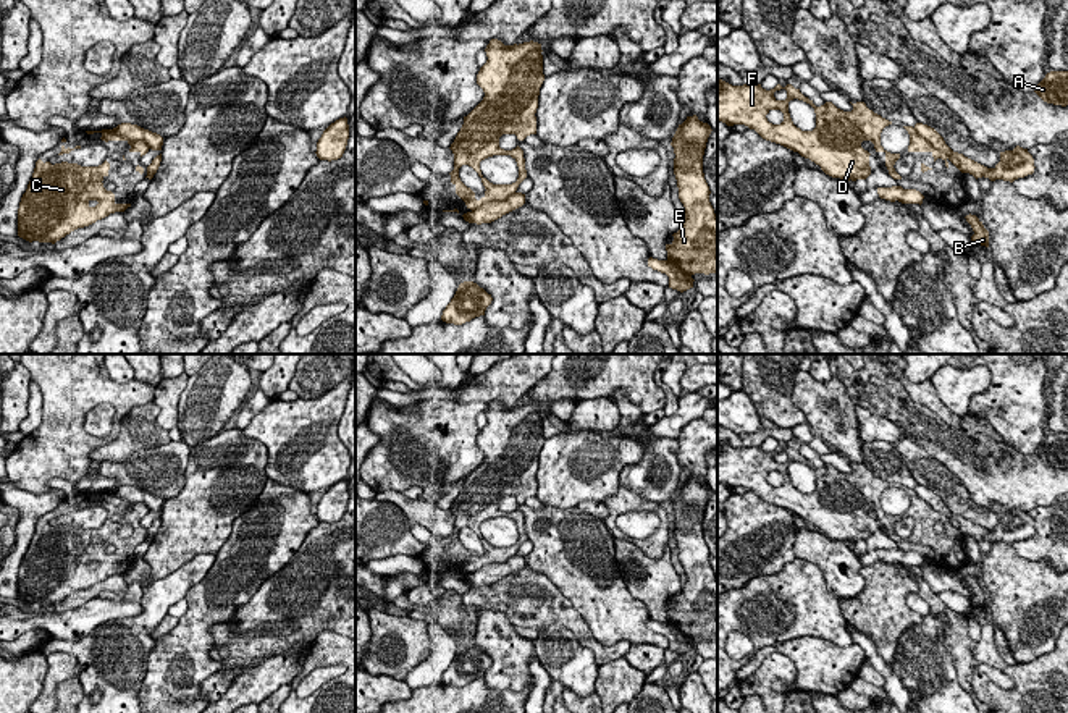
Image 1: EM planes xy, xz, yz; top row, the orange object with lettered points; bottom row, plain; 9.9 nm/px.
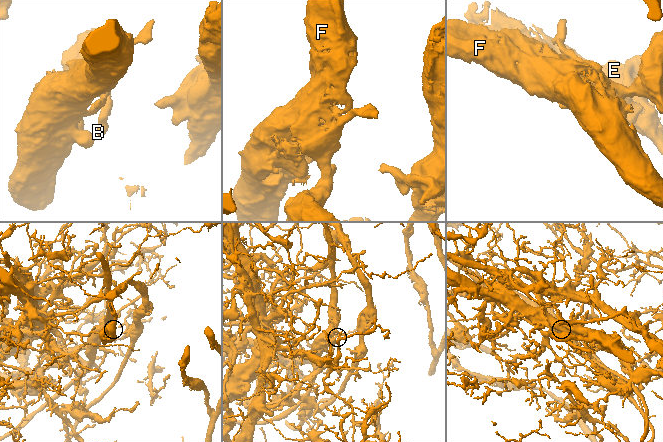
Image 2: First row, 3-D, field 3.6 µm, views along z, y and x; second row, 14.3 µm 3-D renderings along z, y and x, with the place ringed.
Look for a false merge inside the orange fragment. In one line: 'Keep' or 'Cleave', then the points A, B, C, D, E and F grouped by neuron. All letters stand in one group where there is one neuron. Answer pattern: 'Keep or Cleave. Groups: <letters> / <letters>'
Cleave. Groups: A B / C D E F

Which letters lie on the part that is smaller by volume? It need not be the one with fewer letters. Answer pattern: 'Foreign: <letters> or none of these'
Foreign: C, D, E, F

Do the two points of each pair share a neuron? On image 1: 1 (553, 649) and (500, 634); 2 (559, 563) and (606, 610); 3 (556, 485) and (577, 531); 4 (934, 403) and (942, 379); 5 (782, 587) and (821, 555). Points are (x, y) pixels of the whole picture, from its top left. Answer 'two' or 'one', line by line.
1: two
2: one
3: two
4: two
5: two

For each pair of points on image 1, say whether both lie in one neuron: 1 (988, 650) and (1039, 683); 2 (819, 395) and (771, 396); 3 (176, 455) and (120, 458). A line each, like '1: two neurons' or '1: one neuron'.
1: one neuron
2: two neurons
3: one neuron

